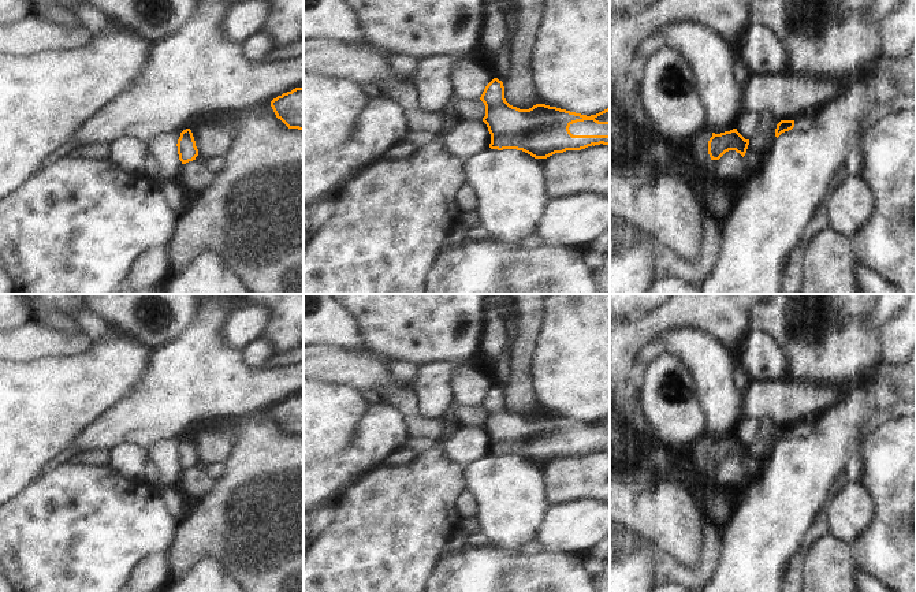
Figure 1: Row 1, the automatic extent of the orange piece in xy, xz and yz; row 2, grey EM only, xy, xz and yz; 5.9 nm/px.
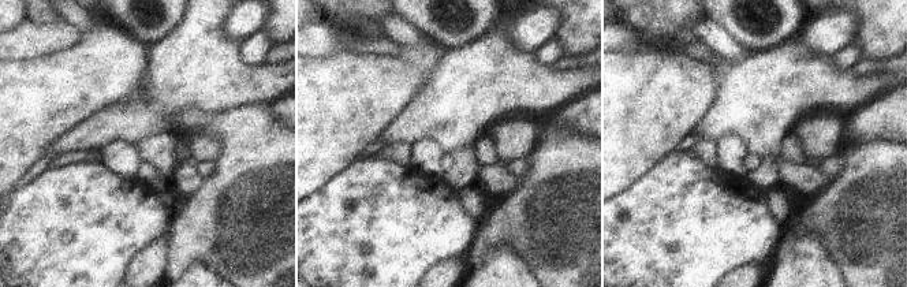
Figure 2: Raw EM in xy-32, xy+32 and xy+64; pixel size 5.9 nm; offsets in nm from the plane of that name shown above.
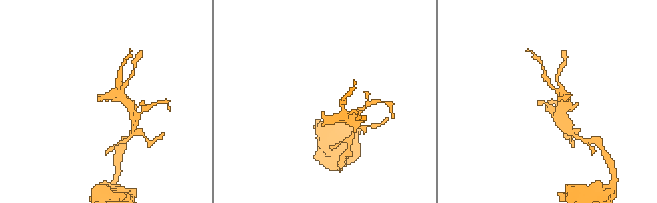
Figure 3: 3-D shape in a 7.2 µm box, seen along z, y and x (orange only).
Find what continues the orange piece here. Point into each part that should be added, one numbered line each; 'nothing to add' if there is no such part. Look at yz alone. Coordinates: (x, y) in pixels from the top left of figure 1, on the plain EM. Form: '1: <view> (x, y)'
1: yz (800, 429).

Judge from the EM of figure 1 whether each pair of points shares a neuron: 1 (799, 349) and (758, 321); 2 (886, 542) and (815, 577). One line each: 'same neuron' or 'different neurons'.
1: same neuron
2: different neurons

